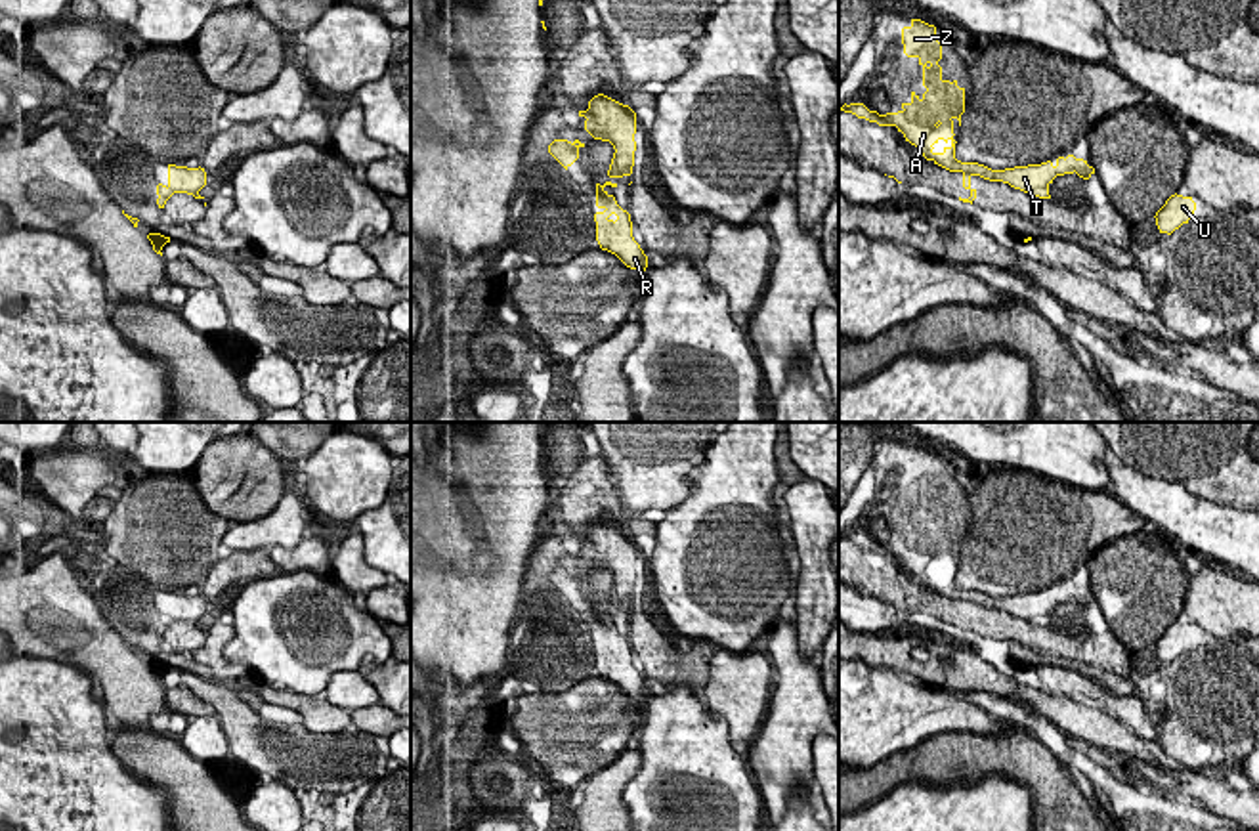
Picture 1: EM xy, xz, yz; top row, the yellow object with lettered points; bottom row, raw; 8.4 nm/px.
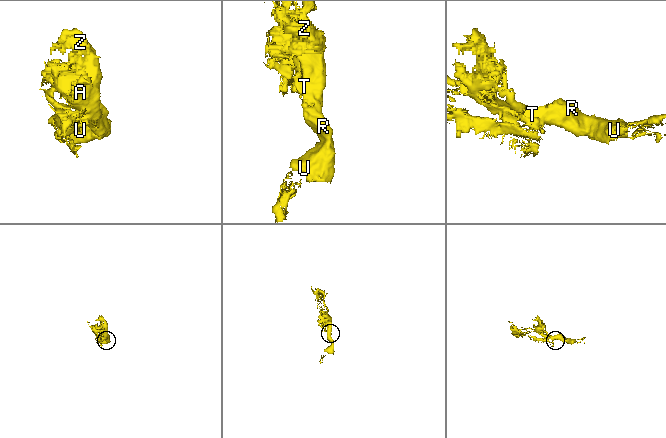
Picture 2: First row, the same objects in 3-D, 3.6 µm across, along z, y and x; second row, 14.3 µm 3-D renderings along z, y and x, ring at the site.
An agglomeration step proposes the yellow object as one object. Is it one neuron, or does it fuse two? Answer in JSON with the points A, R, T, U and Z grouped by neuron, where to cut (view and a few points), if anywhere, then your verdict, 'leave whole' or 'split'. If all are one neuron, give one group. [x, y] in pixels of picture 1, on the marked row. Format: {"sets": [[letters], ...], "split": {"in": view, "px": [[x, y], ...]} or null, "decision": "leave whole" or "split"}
{"sets": [["A", "R", "T", "U", "Z"]], "split": null, "decision": "leave whole"}

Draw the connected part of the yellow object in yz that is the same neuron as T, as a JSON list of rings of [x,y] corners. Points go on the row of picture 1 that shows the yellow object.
[[[911,19],[911,25],[902,29],[902,44],[904,44],[904,53],[907,57],[919,59],[919,65],[923,67],[923,86],[927,88],[927,92],[921,97],[915,92],[911,92],[911,101],[902,103],[902,109],[898,113],[879,115],[877,111],[869,111],[864,103],[850,103],[850,105],[844,103],[841,111],[852,113],[858,118],[865,118],[869,122],[877,122],[879,126],[896,126],[898,132],[904,134],[906,141],[915,145],[927,160],[932,160],[934,164],[950,172],[961,172],[963,187],[971,191],[971,197],[969,199],[959,197],[959,201],[972,204],[972,201],[976,199],[976,189],[971,187],[972,176],[980,176],[990,181],[1009,183],[1011,187],[1020,189],[1030,197],[1051,199],[1049,185],[1056,176],[1076,172],[1079,178],[1089,180],[1095,174],[1095,168],[1089,166],[1087,160],[1076,159],[1074,155],[1068,155],[1066,159],[1058,157],[1055,164],[1047,160],[1041,164],[1014,166],[1005,170],[992,170],[978,162],[957,160],[953,120],[957,118],[961,126],[961,115],[965,113],[965,88],[959,88],[957,80],[950,82],[942,78],[942,67],[938,65],[938,61],[942,59],[942,44],[938,42],[936,27],[921,19]]]

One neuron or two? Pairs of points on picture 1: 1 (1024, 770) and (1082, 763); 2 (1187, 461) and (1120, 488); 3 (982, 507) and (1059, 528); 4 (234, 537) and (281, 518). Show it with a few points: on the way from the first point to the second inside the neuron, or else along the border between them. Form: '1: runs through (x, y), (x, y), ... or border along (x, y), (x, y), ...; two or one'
1: border along (1032, 734), (1065, 767); two
2: border along (1124, 463), (1145, 474), (1177, 482), (1191, 495); two
3: runs through (1002, 507), (1026, 528), (1040, 528); one
4: runs through (245, 535), (270, 530); one

